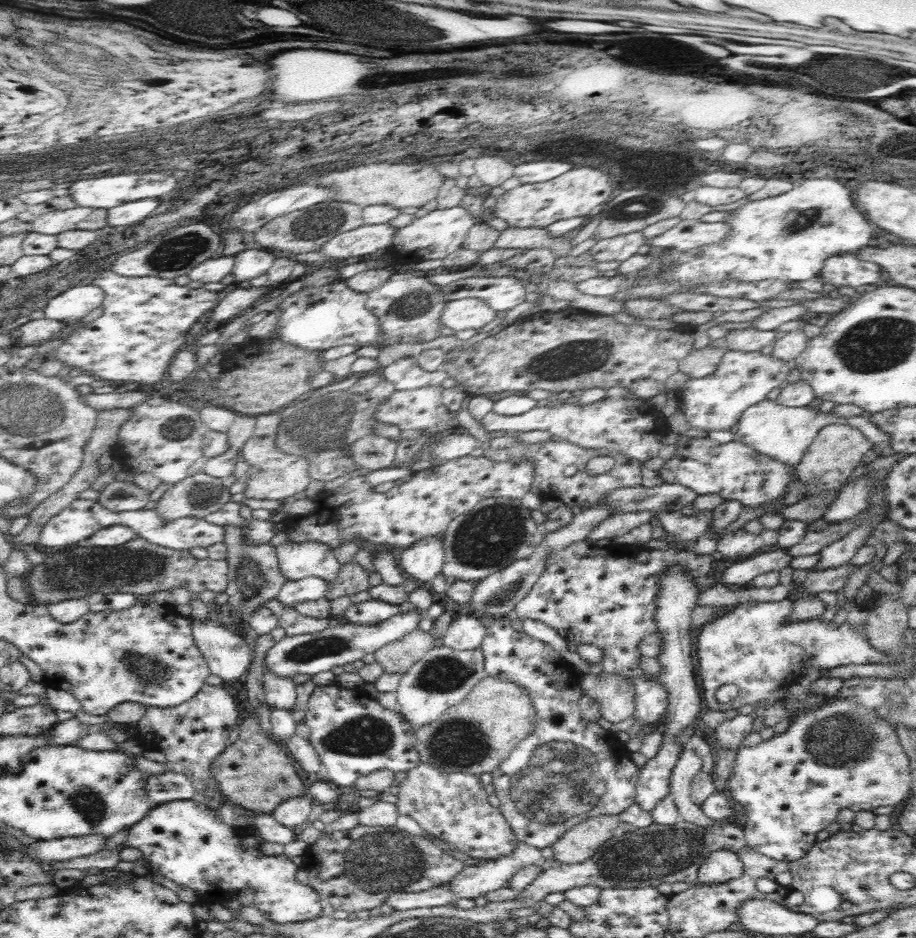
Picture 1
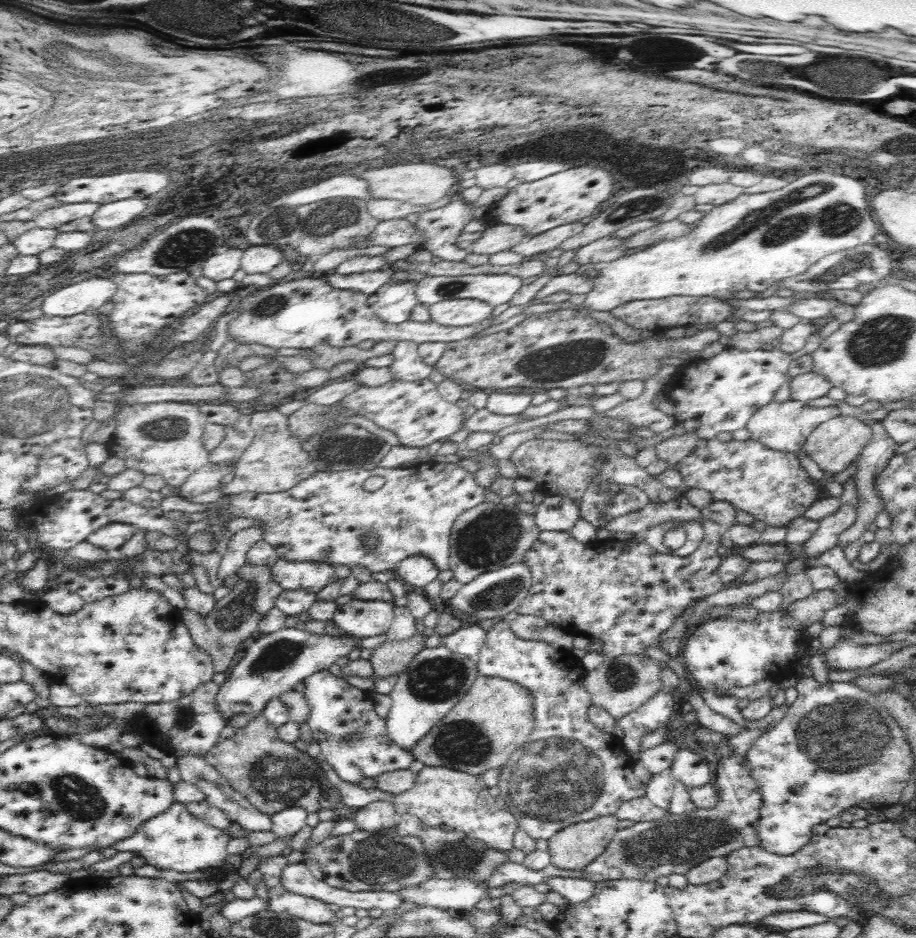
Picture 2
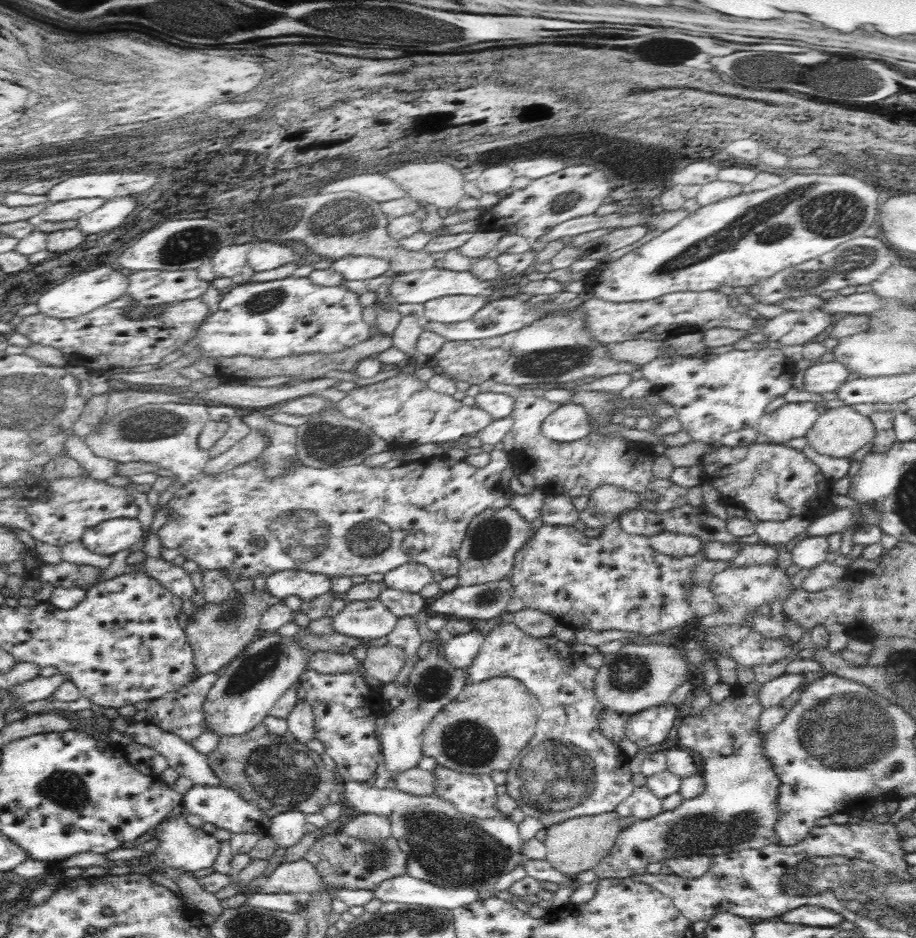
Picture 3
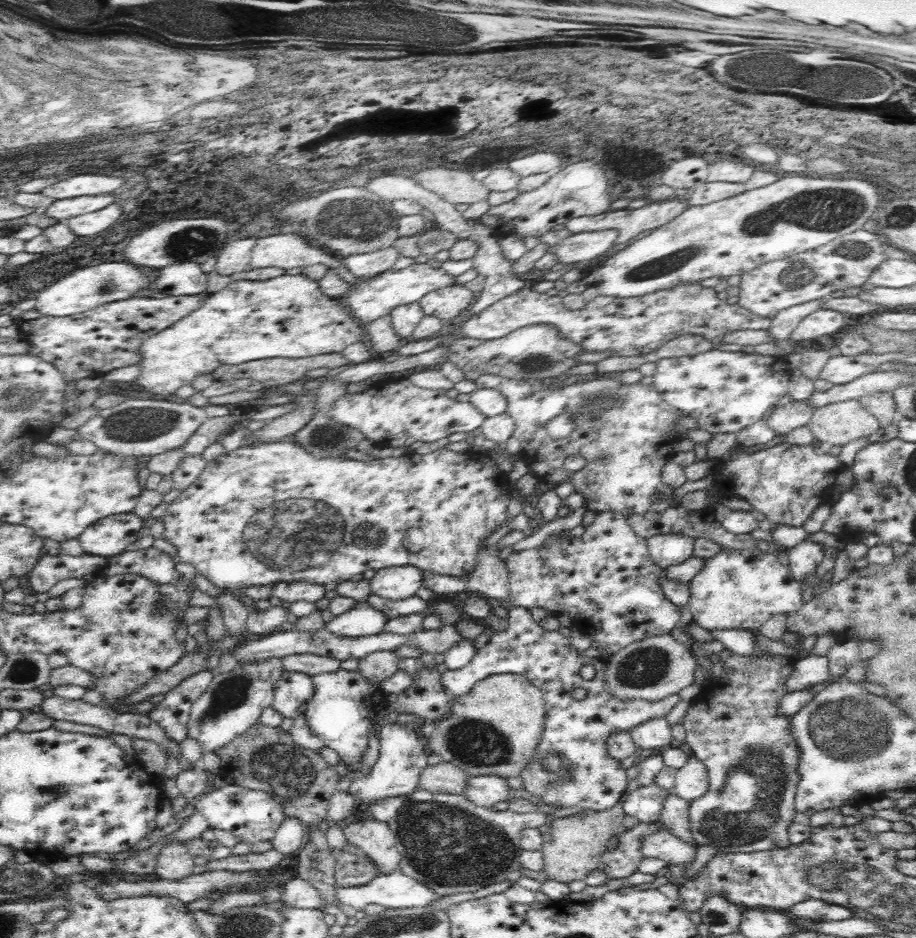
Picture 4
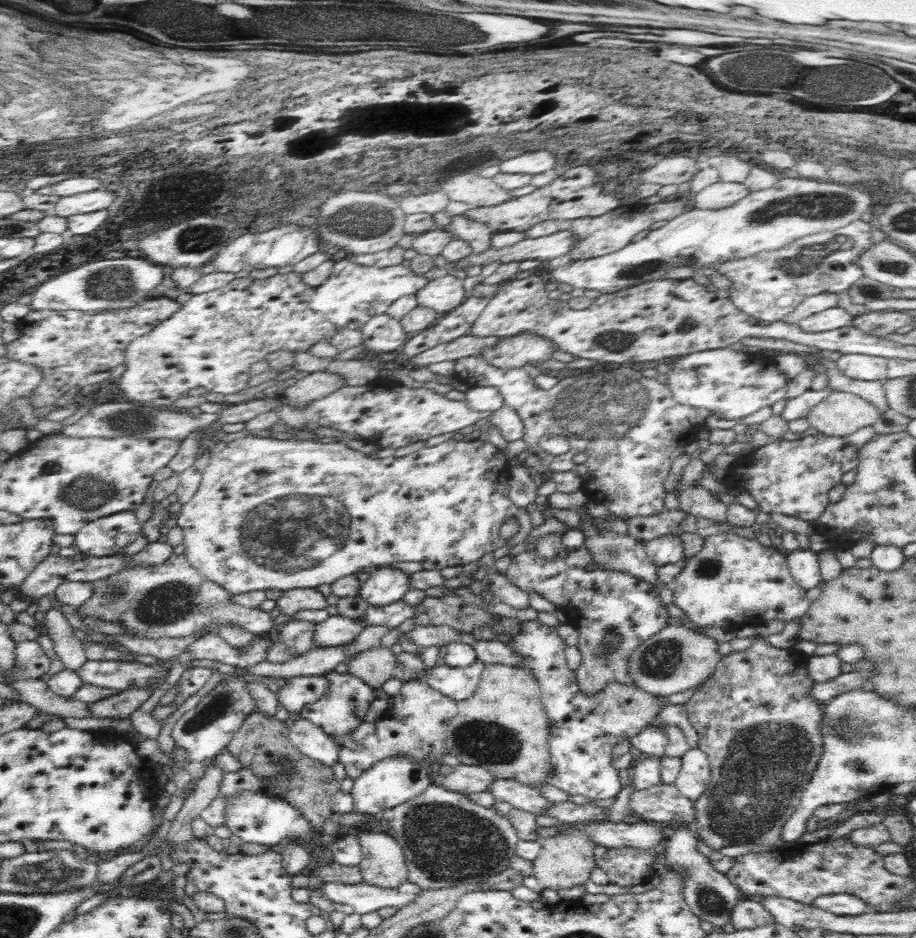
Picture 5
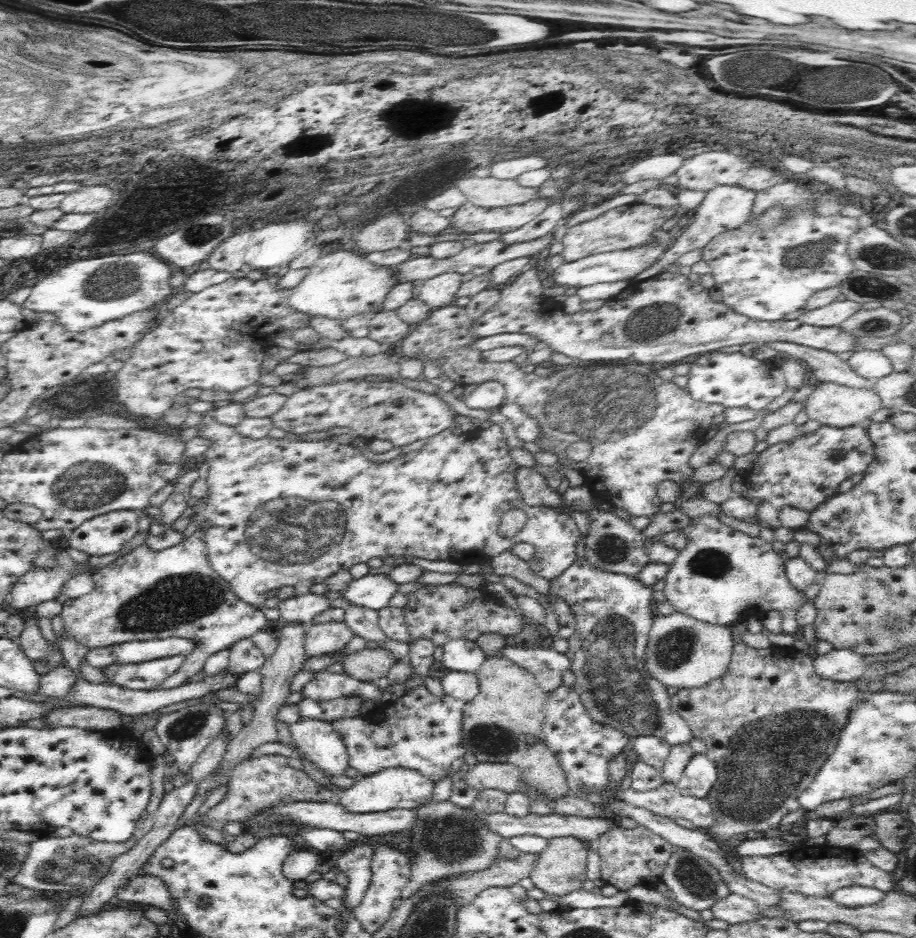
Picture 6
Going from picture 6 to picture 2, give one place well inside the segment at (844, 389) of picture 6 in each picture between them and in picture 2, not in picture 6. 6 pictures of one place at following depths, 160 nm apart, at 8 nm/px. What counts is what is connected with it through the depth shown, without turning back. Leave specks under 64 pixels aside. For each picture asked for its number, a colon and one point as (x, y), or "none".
2: (835, 444)
3: (839, 432)
4: (836, 424)
5: (841, 414)

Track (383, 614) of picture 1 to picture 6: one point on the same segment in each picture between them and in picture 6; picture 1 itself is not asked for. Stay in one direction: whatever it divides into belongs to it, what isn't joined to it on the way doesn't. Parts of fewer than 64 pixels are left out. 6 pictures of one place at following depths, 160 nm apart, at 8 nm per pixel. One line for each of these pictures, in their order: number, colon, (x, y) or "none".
2: (362, 618)
3: (369, 619)
4: (362, 620)
5: (336, 630)
6: (325, 638)

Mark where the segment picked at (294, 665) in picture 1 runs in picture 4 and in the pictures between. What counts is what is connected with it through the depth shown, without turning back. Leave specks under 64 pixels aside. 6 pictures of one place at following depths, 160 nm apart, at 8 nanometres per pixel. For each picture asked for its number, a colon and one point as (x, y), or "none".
2: (274, 664)
3: (240, 700)
4: (234, 702)

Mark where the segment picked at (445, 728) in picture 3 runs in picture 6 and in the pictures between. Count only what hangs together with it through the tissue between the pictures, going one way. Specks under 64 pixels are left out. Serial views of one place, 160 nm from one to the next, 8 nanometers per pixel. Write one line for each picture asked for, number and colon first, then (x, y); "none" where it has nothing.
4: (493, 730)
5: (502, 728)
6: (503, 724)

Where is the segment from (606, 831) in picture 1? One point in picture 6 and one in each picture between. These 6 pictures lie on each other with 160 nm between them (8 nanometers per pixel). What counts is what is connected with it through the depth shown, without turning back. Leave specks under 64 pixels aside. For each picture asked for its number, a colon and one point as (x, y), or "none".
2: (572, 848)
3: (578, 844)
4: (574, 845)
5: (566, 859)
6: (561, 868)

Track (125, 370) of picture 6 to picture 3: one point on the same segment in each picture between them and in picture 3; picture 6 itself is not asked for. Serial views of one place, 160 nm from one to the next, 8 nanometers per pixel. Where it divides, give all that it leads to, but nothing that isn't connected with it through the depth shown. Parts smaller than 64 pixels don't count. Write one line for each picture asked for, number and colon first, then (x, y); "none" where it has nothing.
3: (273, 319)
4: (288, 317)
5: (212, 342)

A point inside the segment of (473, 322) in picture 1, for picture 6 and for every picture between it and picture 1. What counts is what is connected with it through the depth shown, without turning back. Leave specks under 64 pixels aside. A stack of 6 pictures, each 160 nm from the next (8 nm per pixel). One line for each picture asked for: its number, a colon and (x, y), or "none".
2: (454, 312)
3: (449, 309)
4: (447, 304)
5: (444, 293)
6: (437, 292)

